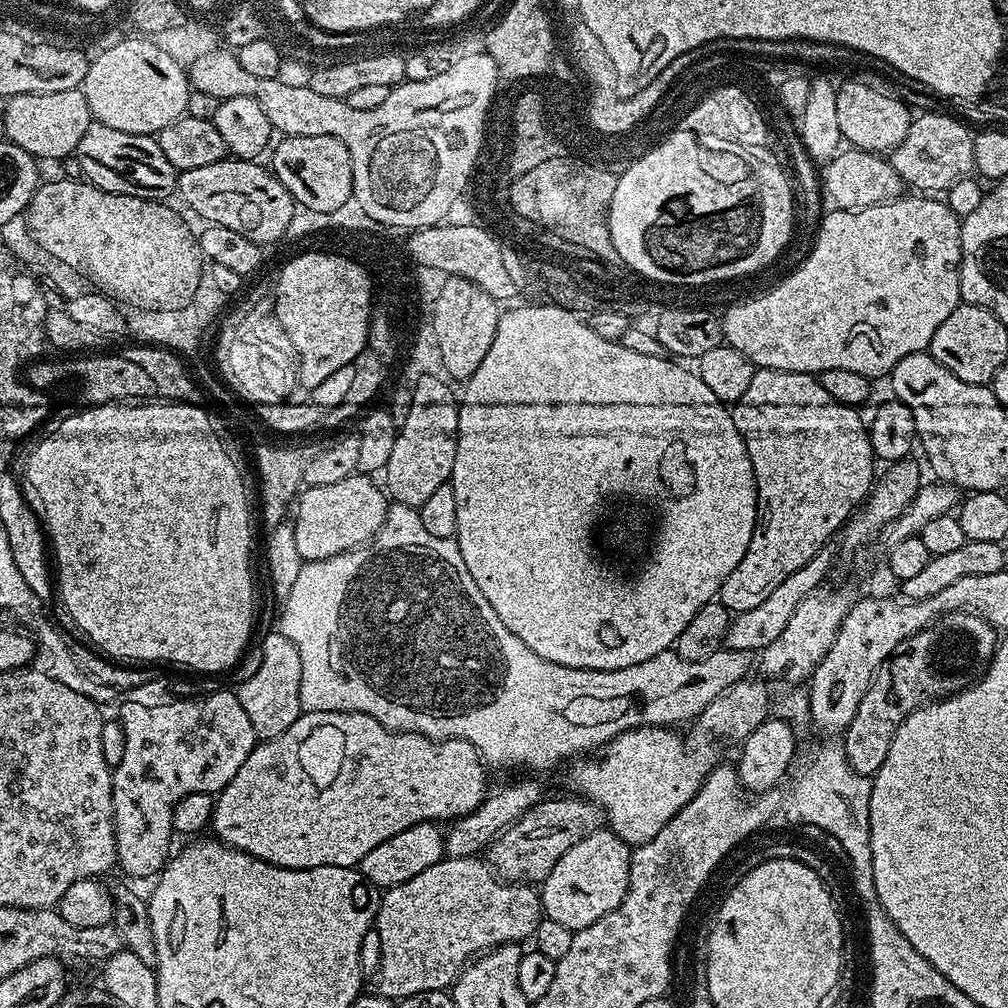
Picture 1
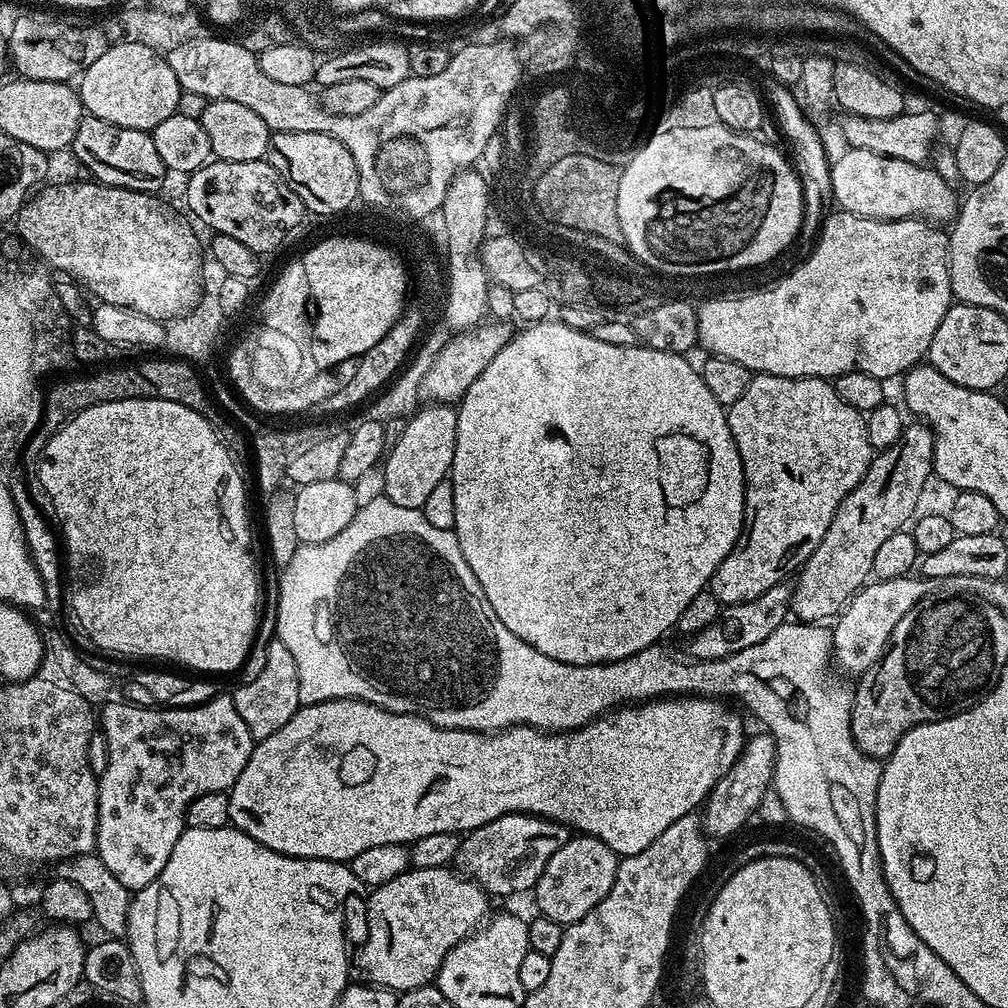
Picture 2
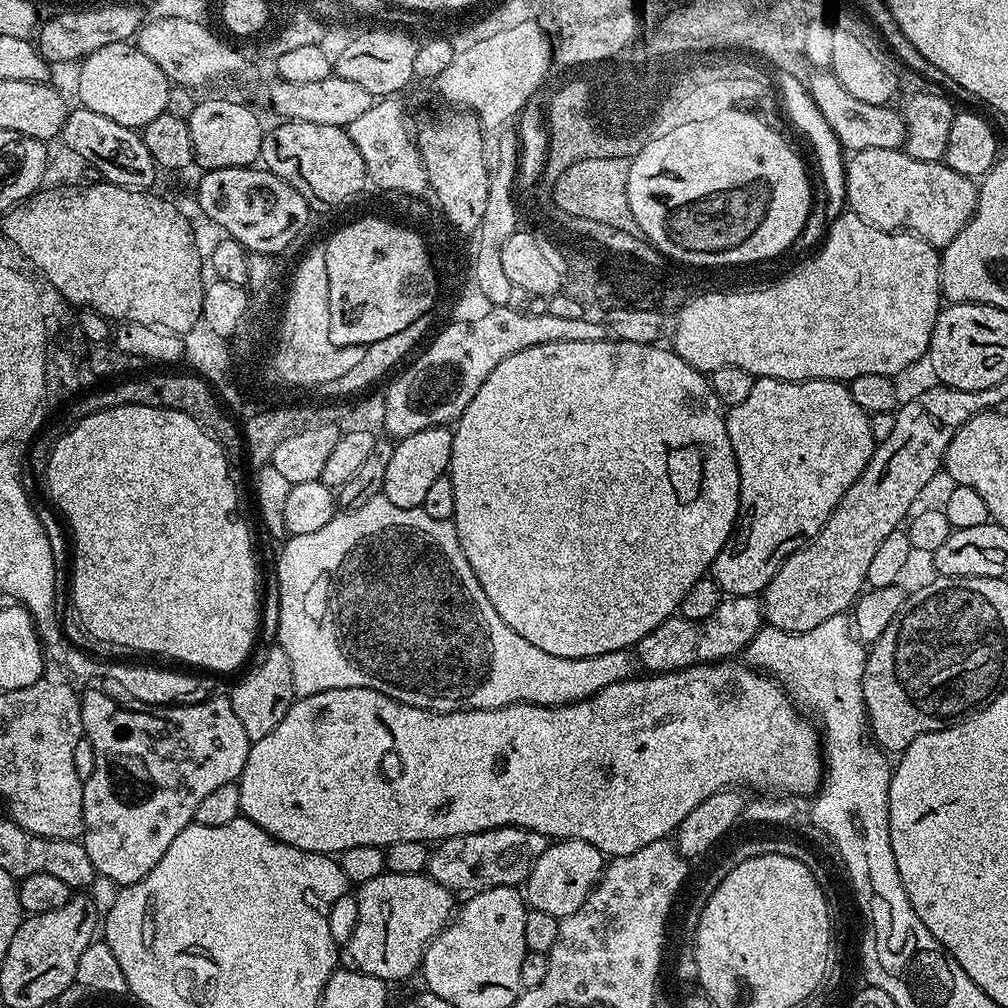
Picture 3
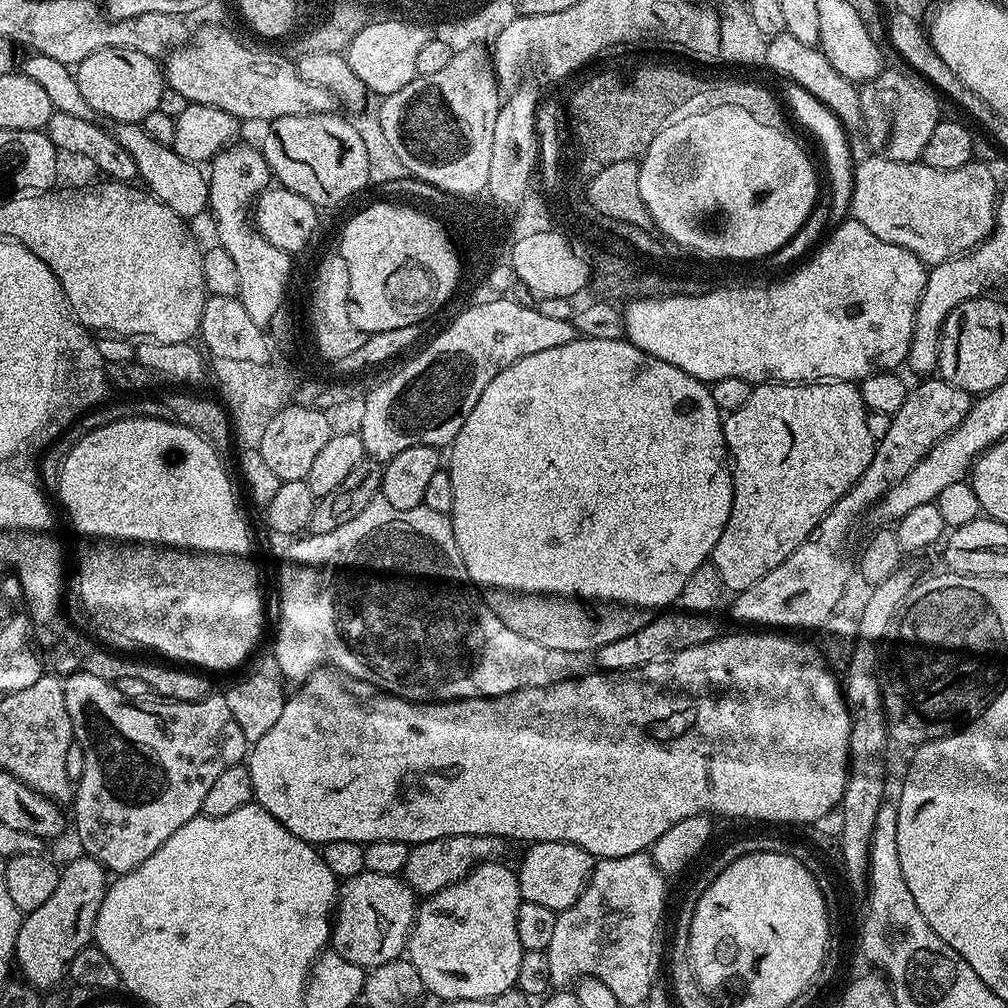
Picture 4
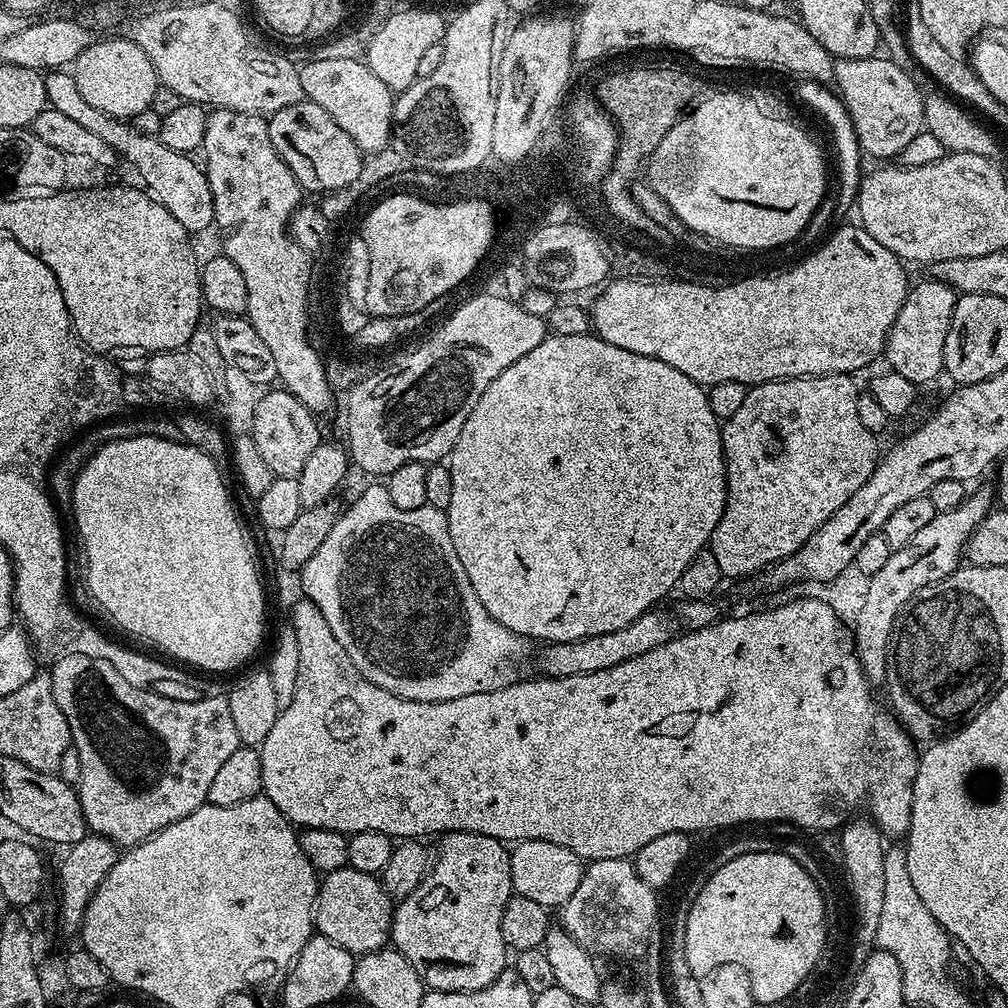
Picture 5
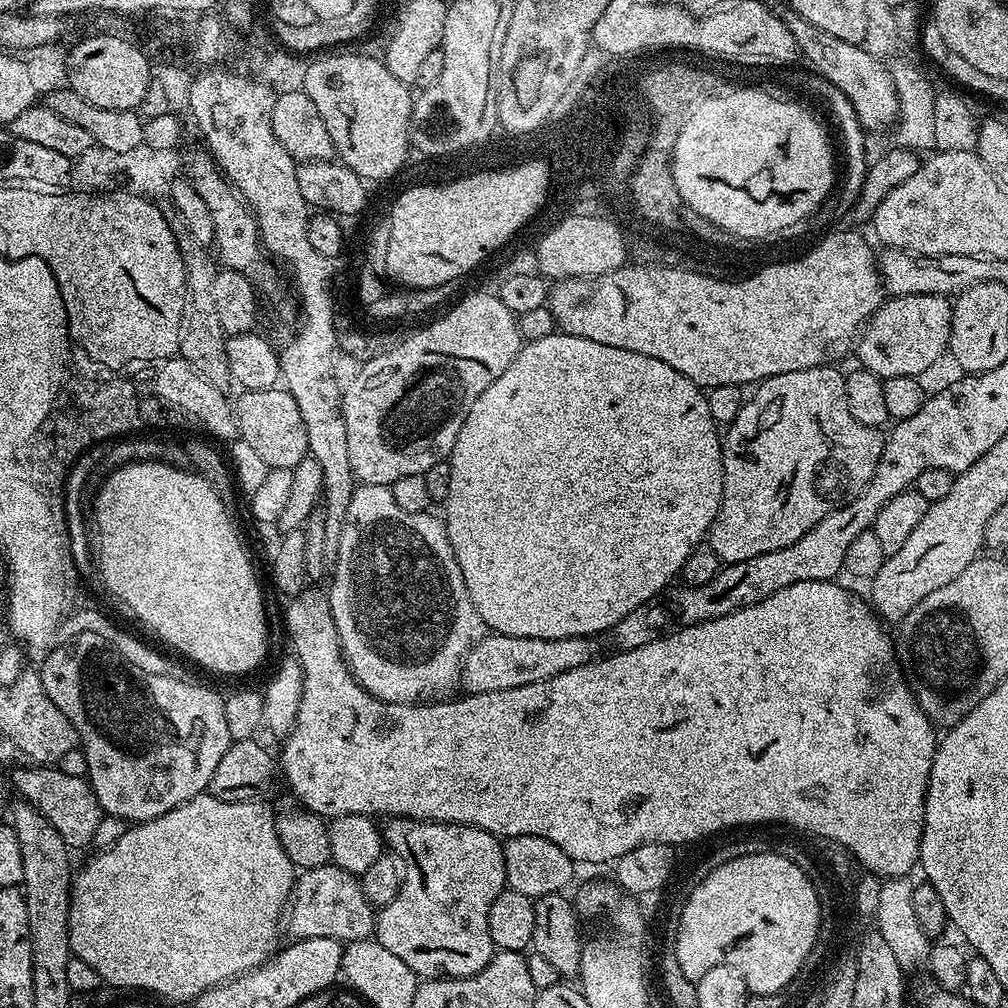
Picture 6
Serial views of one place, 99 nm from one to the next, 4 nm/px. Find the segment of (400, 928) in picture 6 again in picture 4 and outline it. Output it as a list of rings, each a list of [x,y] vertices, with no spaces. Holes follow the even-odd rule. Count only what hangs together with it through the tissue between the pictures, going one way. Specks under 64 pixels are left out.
[[[487,860],[485,864],[478,864],[471,868],[465,876],[458,882],[454,882],[450,886],[446,886],[442,890],[438,890],[434,895],[419,901],[416,909],[416,920],[412,923],[412,930],[408,933],[408,947],[406,949],[406,958],[414,966],[414,970],[418,970],[418,978],[422,978],[425,989],[429,993],[433,992],[440,1002],[445,1000],[485,1000],[486,998],[494,998],[498,994],[506,994],[516,988],[516,979],[518,978],[518,965],[522,962],[522,954],[524,947],[522,942],[518,942],[518,910],[522,903],[520,894],[520,877],[515,871],[512,872],[500,860]]]

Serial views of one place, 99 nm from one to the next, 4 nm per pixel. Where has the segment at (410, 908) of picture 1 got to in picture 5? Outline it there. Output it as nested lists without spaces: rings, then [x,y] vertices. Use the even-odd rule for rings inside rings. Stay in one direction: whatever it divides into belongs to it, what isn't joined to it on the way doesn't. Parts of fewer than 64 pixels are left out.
[[[339,868],[327,873],[316,890],[314,928],[319,935],[330,938],[342,950],[364,956],[376,952],[389,943],[392,934],[394,901],[386,894],[383,884],[373,873]]]

